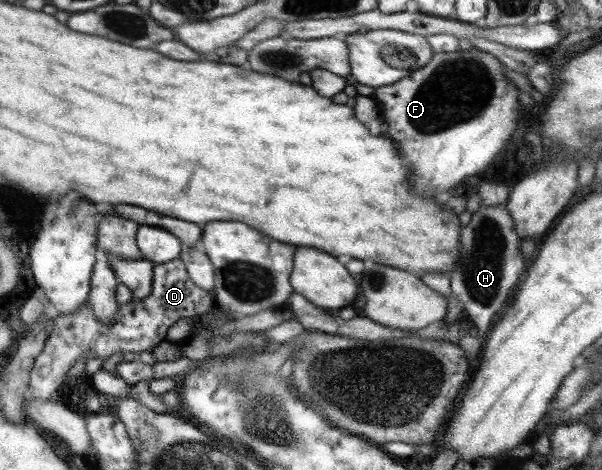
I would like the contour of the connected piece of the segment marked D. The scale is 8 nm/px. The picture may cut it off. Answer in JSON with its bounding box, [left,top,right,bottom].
[27,258,215,399]

